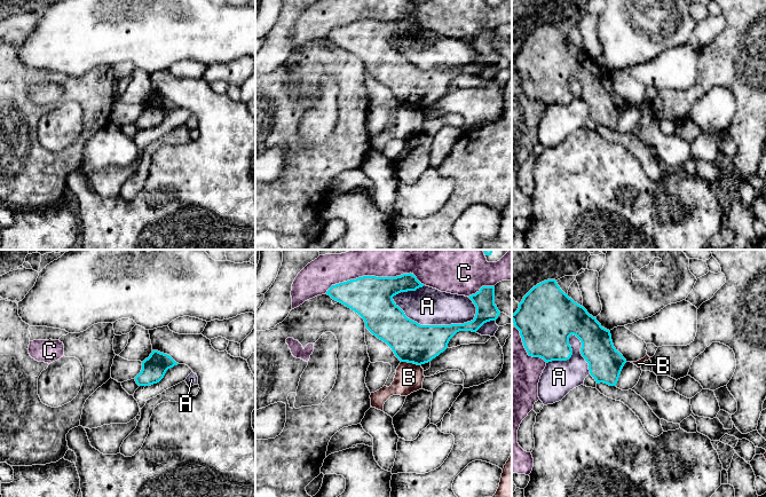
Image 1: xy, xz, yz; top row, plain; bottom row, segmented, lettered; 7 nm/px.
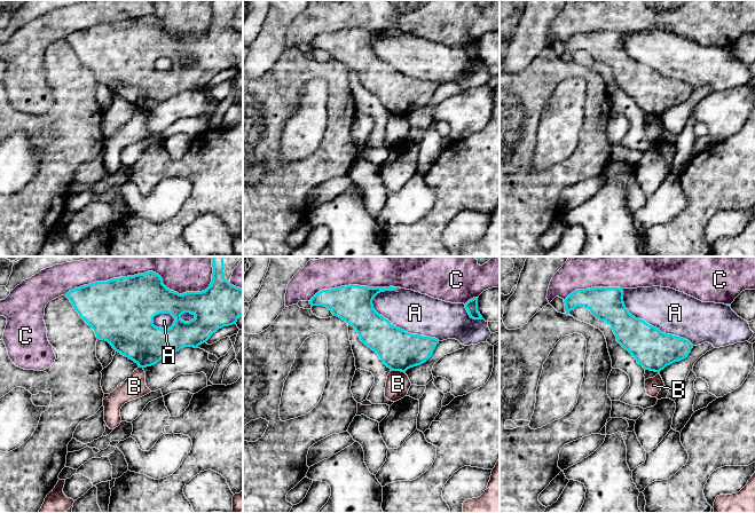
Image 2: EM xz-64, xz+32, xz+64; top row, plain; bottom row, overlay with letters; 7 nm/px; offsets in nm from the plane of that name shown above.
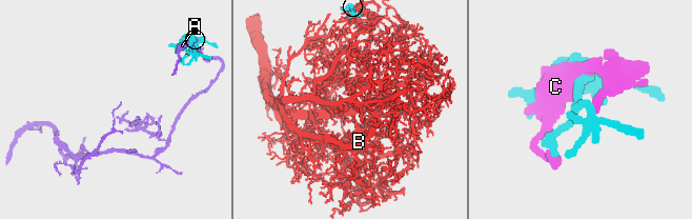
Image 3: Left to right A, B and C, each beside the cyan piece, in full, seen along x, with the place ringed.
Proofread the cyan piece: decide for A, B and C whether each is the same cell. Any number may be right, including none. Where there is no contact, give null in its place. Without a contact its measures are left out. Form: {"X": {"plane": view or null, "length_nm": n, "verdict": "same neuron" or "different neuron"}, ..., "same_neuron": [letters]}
{"A": {"plane": "xz", "length_nm": 600, "verdict": "different neuron"}, "B": {"plane": "xz", "length_nm": 150, "verdict": "different neuron"}, "C": {"plane": "xz", "length_nm": 700, "verdict": "different neuron"}, "same_neuron": []}

